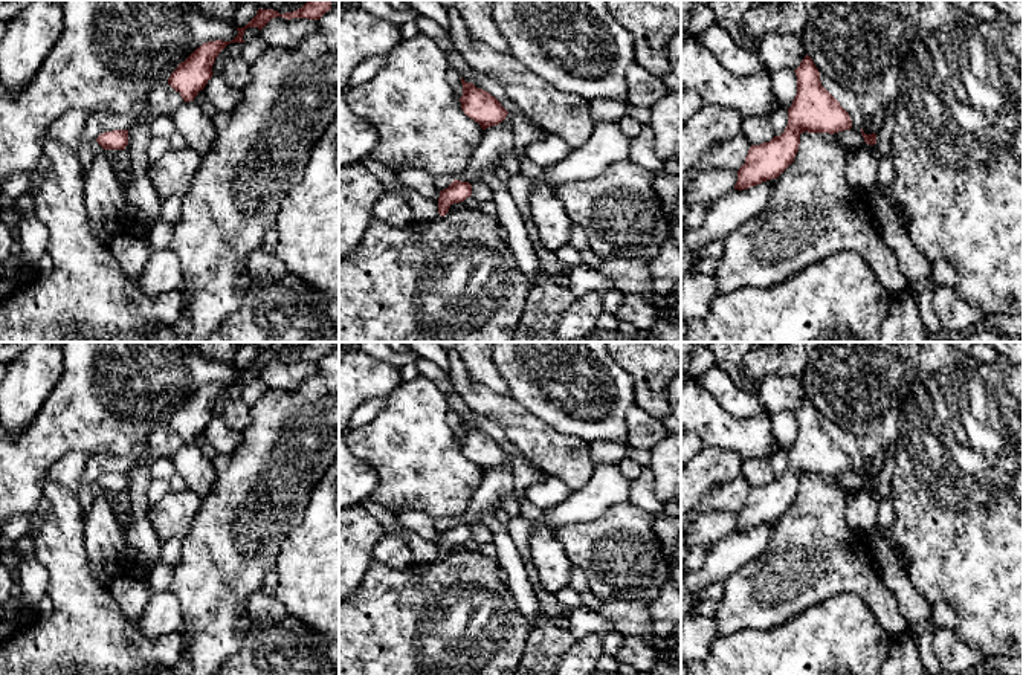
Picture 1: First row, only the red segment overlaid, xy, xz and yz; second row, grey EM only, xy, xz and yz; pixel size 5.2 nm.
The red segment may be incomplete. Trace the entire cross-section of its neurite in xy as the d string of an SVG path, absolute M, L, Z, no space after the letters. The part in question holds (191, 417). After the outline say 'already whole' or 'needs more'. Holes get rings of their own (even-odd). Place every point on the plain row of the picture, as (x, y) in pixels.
M308 342L302 350L279 356L273 351L258 351L257 357L244 368L237 370L238 377L232 383L208 383L197 389L168 420L168 426L180 435L185 444L194 443L200 432L205 431L212 420L212 408L218 396L231 385L244 385L243 377L247 370L258 370L260 373L276 359L287 362L308 360L321 362L321 359L331 351L331 342Z; already whole

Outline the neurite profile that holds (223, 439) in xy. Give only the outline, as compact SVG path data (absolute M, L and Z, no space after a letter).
M212 417L203 432L205 443L212 446L220 455L231 457L243 441L243 434L228 426L221 417Z

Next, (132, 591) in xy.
M127 568L122 574L113 576L108 588L119 603L122 614L133 620L142 617L145 606L153 596L147 577L133 574Z

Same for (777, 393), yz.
M768 374L760 379L759 399L768 412L795 412L806 392L800 377Z

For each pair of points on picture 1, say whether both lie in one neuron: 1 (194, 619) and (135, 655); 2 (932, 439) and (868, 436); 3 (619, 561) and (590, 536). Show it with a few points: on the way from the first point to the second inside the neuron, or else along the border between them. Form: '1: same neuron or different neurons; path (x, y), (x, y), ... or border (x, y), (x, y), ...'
1: different neurons; border (180, 634), (183, 652)
2: different neurons; border (904, 402), (893, 445)
3: same neuron; path (611, 553), (597, 544)

